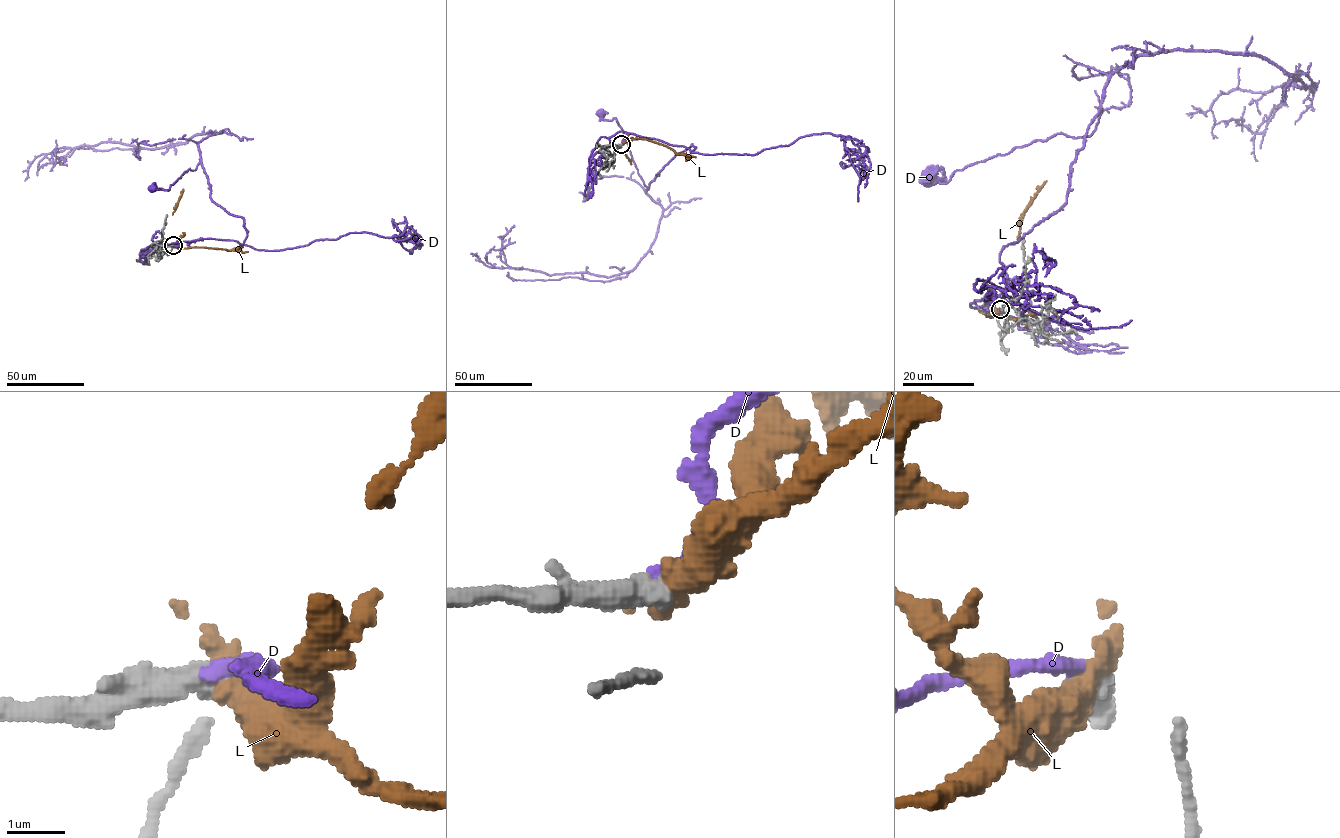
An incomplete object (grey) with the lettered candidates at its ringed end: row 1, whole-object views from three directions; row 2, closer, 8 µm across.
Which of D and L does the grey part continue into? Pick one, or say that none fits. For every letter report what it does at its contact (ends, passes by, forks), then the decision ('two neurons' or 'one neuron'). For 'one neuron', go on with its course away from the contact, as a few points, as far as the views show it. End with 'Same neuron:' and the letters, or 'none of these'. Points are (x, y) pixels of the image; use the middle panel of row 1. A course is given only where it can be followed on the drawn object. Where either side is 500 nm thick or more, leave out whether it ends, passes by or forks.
D: one neuron; it runs (621, 144), (630, 133), (691, 152), (695, 149), (692, 144), (678, 153), (646, 187), (622, 129), (601, 112)
L: two neurons
Same neuron: D

